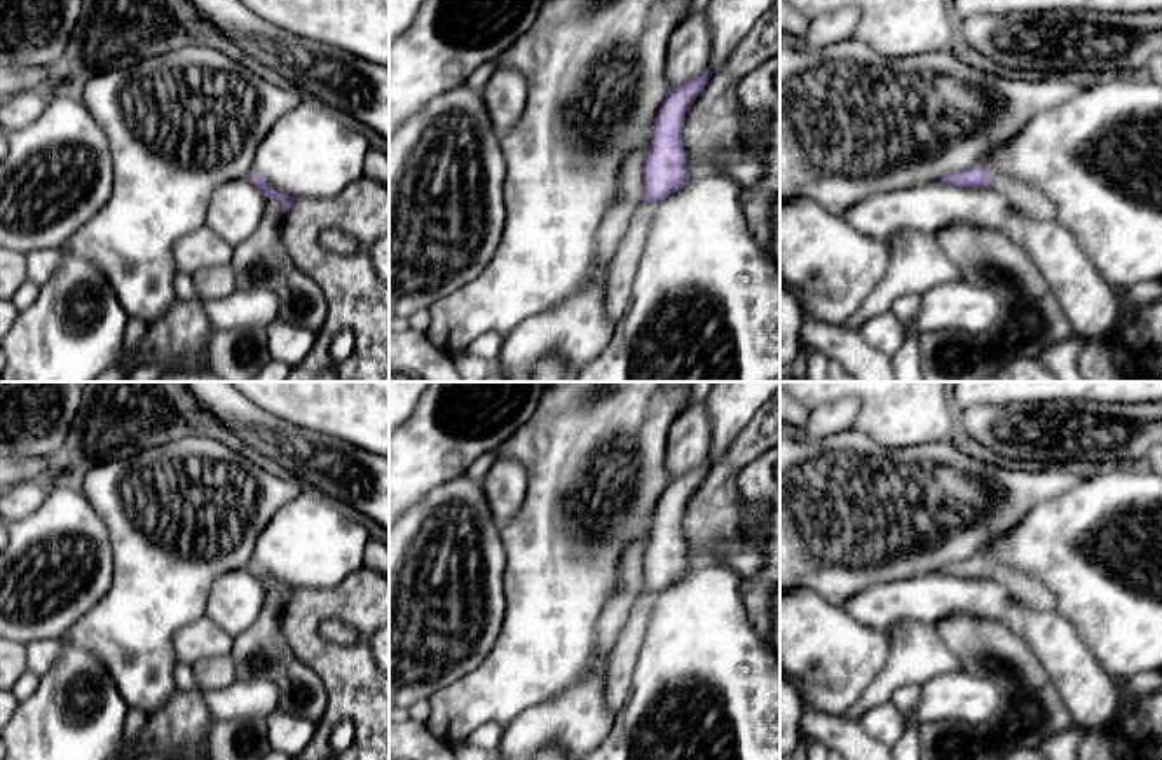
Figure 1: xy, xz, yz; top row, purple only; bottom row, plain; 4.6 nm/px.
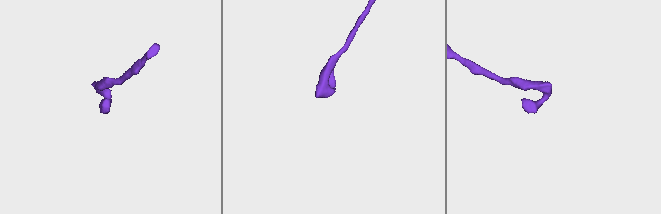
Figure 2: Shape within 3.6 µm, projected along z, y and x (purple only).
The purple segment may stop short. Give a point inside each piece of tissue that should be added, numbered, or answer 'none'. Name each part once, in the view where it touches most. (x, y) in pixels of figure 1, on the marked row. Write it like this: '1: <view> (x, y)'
1: xy (273, 208)

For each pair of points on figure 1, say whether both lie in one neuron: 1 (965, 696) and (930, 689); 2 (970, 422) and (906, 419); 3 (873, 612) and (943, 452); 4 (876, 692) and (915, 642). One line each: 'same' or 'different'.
1: same
2: different
3: different
4: same

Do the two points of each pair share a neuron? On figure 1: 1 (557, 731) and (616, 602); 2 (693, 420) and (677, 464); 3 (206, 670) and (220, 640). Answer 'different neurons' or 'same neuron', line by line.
1: same neuron
2: same neuron
3: different neurons

